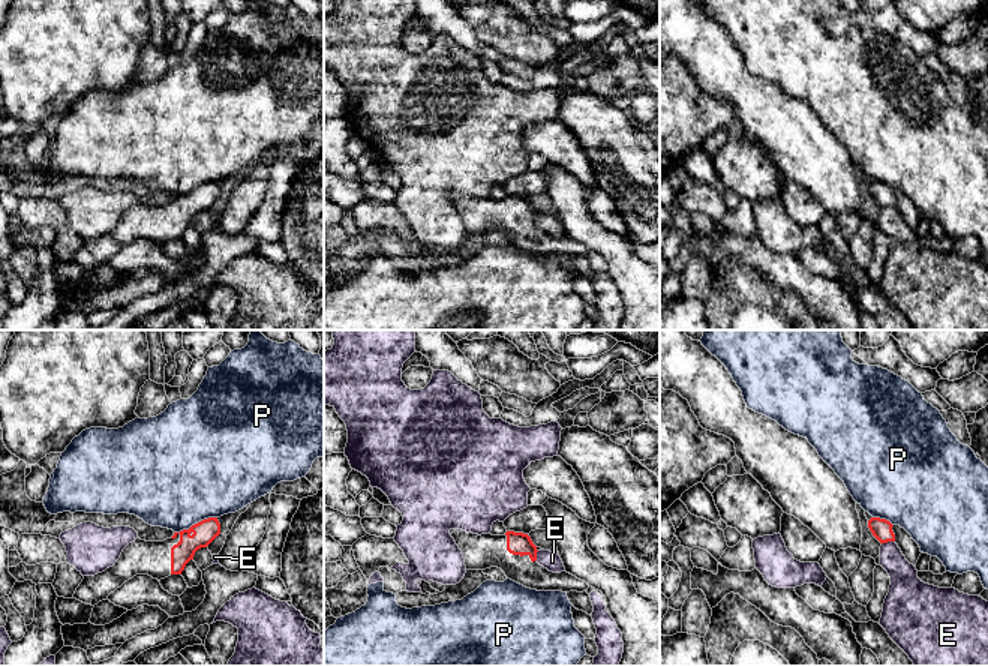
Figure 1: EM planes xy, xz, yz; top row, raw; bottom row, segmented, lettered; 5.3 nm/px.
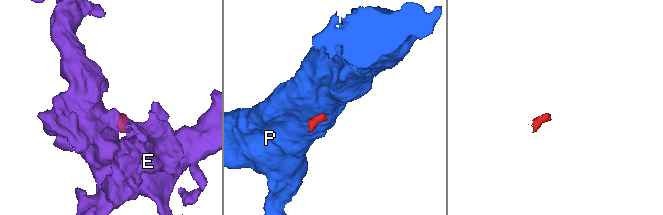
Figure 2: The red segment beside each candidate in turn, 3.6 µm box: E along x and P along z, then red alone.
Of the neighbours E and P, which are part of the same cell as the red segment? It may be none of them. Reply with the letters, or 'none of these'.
none of these

